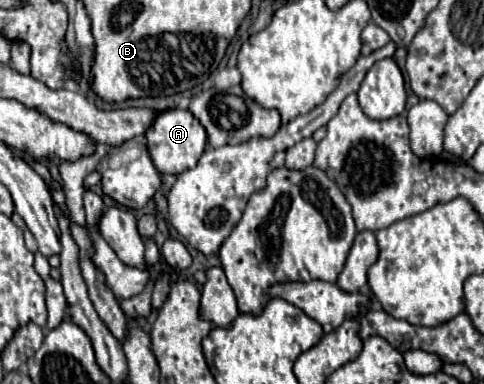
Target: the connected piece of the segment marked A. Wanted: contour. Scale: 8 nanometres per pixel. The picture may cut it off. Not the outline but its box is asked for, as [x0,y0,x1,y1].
[146,109,206,175]

